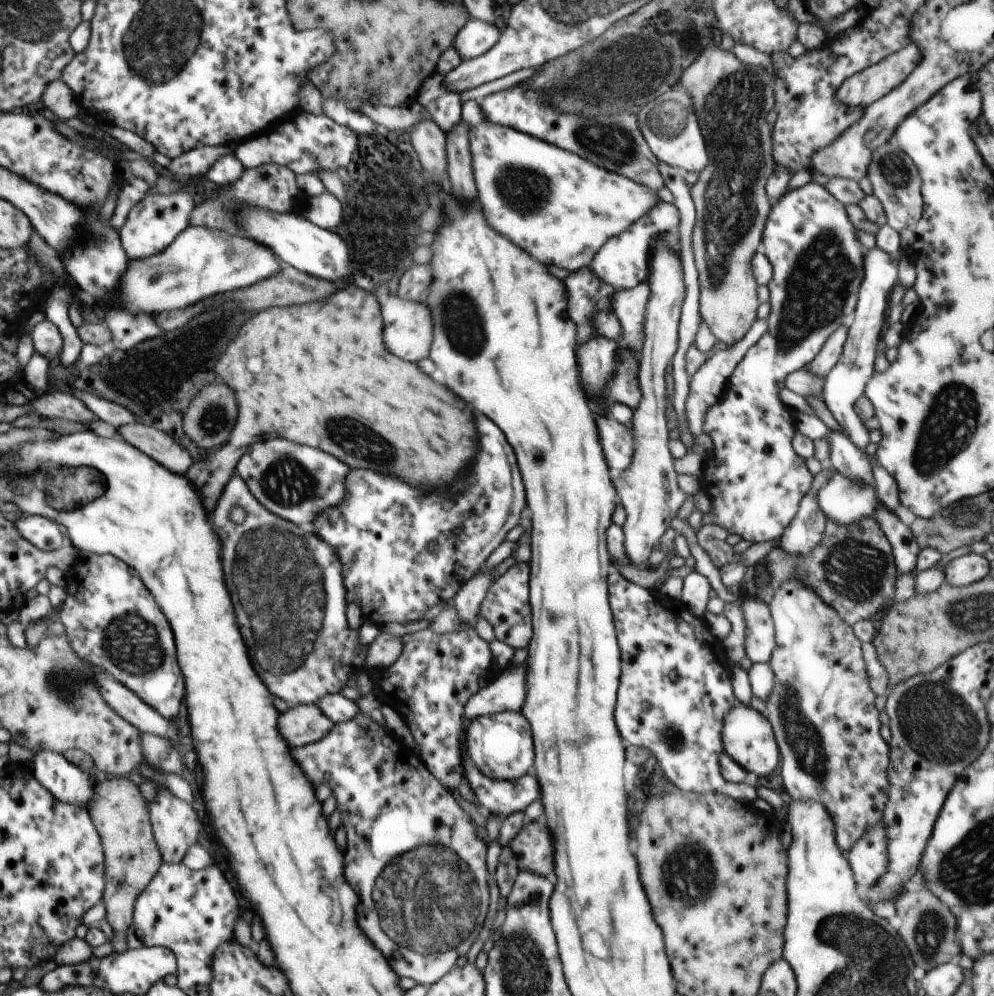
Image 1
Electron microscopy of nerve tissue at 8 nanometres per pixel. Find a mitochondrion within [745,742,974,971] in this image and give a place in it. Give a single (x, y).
(930, 932)

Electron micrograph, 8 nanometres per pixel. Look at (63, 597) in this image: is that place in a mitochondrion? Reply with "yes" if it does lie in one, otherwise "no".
no

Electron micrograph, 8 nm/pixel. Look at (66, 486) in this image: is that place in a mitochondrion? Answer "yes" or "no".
yes

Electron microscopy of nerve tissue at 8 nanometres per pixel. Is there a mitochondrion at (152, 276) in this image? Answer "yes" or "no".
yes

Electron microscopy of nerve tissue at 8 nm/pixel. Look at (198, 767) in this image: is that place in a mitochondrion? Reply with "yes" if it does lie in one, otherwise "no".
no

